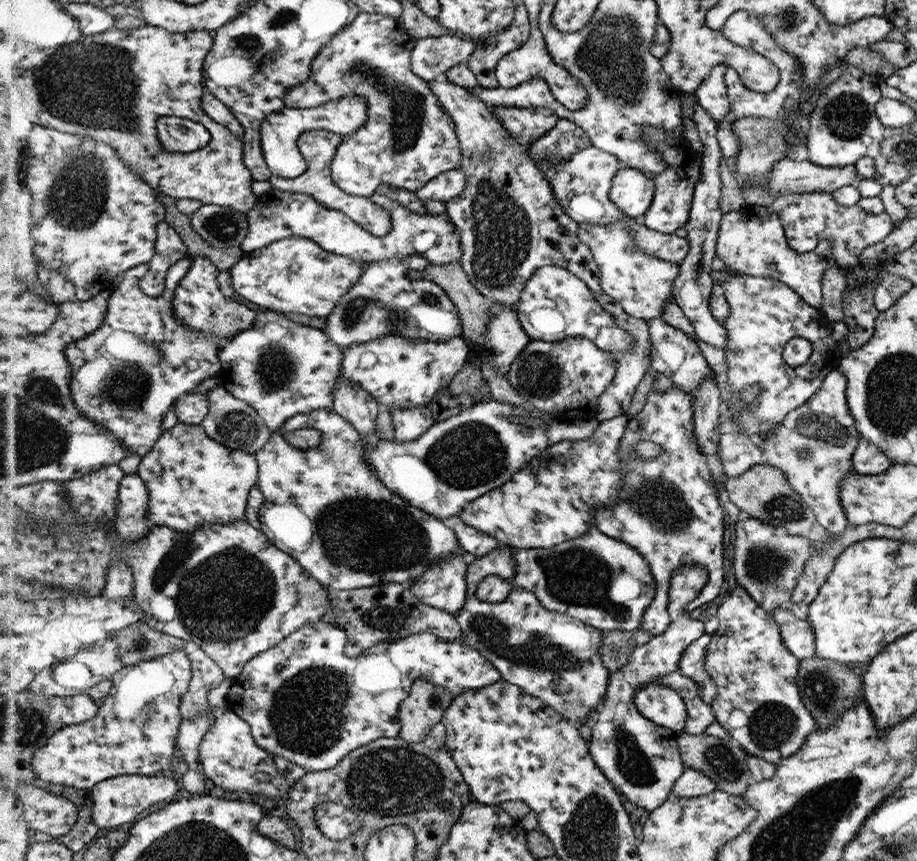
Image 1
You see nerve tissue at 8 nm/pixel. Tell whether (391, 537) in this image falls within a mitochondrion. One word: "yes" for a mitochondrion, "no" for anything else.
yes

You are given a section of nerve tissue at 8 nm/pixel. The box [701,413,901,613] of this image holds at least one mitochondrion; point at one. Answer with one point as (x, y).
(768, 563)

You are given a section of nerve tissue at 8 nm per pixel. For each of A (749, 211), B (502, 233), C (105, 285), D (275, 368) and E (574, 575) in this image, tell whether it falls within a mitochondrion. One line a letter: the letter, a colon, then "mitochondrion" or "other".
A: other
B: mitochondrion
C: other
D: mitochondrion
E: mitochondrion

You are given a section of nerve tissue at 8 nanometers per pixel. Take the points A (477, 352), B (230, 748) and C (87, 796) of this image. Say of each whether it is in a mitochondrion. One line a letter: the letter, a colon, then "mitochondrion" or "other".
A: other
B: other
C: other

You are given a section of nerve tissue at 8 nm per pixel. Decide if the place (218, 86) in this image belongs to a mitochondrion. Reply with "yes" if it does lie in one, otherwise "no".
no

